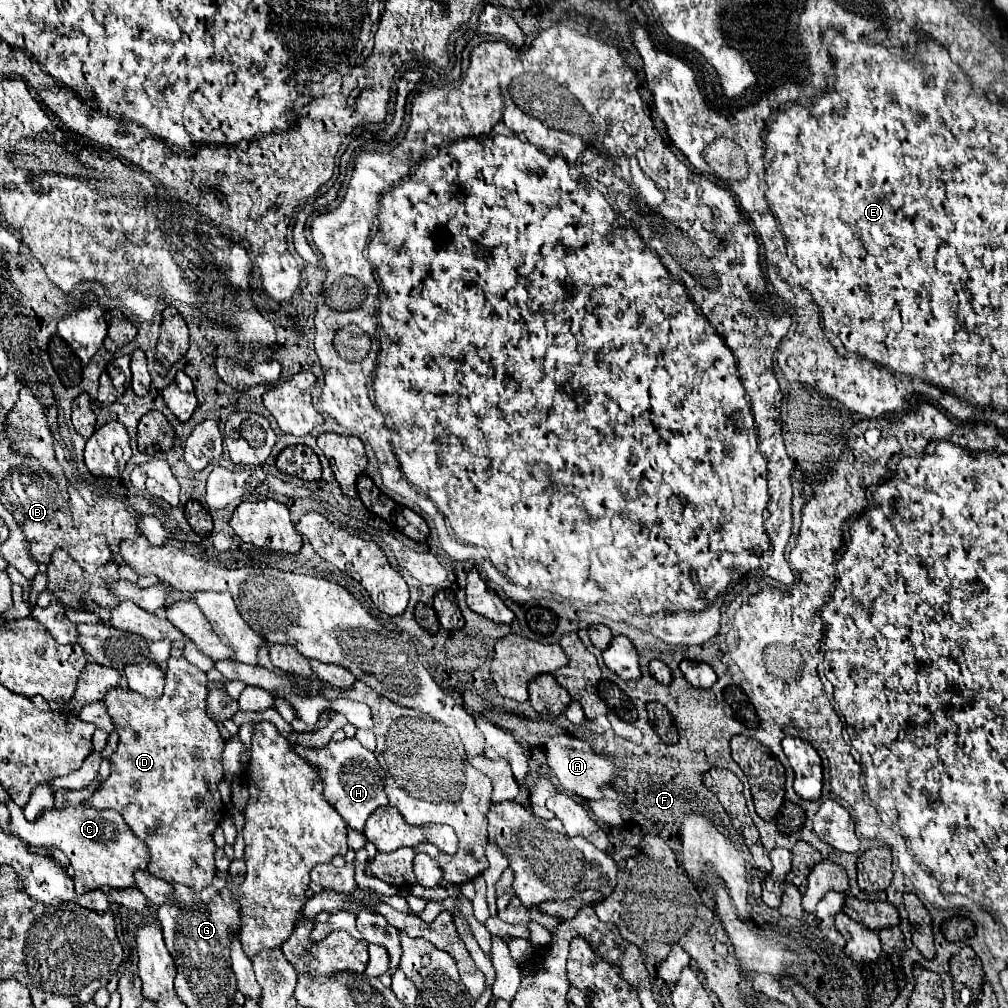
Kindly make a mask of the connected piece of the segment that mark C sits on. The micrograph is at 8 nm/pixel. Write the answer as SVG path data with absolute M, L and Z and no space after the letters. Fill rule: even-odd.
M16 803L6 805L10 809L10 829L28 845L44 845L60 849L74 869L74 889L84 895L86 891L110 887L130 889L134 887L134 873L148 869L148 849L142 839L136 839L128 823L112 809L94 809L84 803L68 805L64 809L48 809L36 821L26 821L22 809Z

